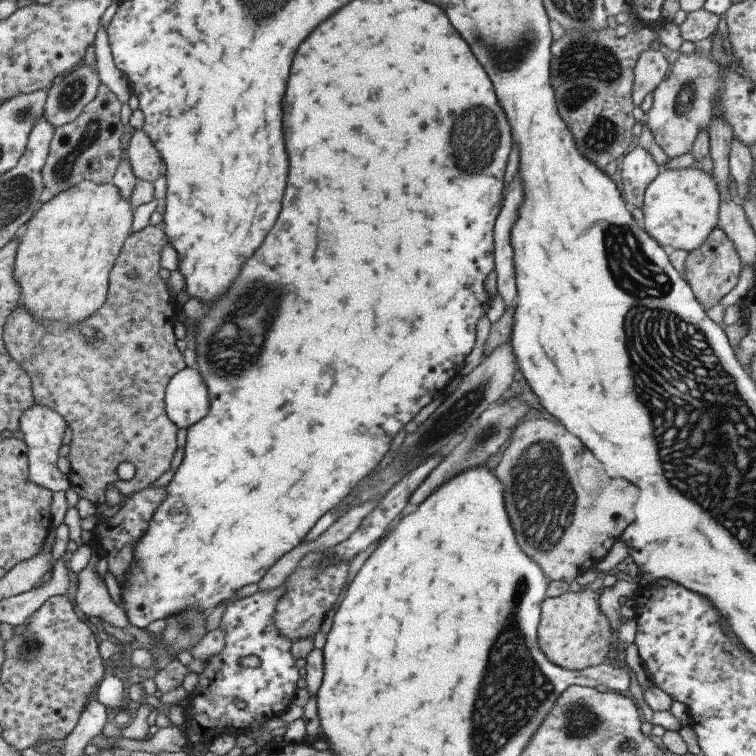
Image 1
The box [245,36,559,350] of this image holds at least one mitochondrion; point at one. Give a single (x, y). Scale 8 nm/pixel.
(474, 138)

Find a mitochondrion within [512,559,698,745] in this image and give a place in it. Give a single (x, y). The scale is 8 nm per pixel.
(582, 720)

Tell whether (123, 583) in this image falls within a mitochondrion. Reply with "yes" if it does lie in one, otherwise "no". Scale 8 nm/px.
no

